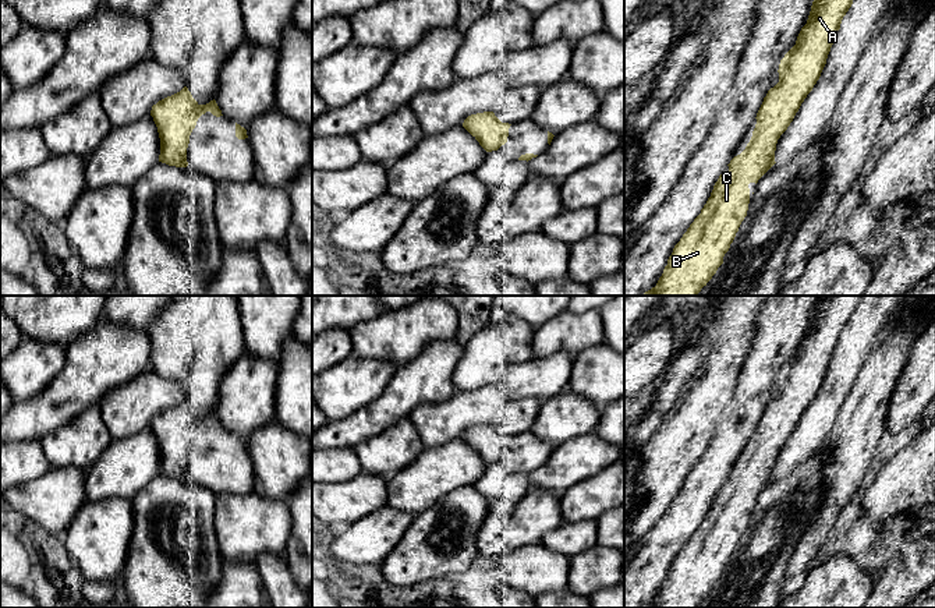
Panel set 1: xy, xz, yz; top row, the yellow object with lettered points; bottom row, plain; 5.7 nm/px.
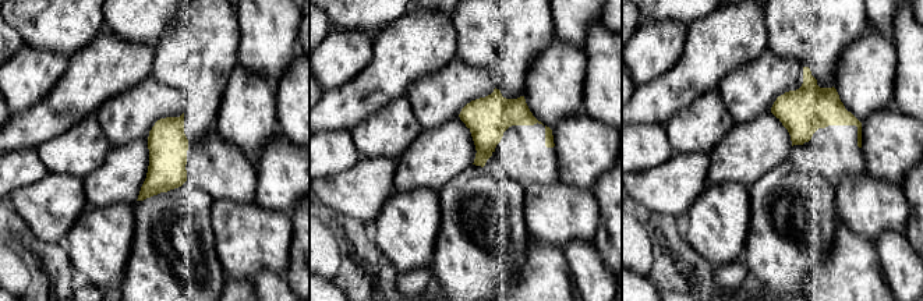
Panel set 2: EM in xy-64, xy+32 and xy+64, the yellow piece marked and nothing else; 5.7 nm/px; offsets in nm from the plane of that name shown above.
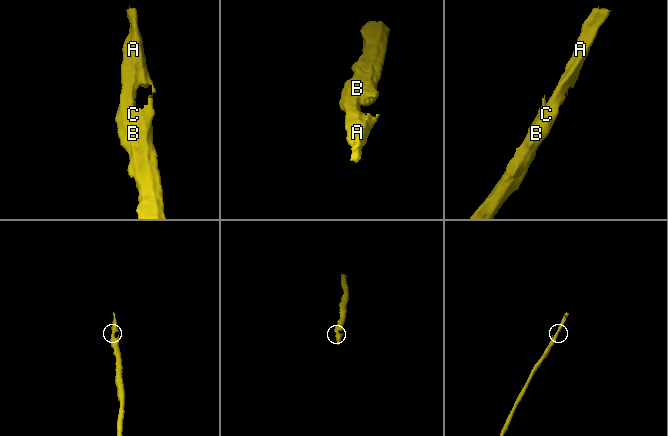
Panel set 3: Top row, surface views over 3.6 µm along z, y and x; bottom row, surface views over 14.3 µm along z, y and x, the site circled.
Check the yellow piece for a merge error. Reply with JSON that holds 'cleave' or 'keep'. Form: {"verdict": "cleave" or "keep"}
{"verdict": "cleave"}

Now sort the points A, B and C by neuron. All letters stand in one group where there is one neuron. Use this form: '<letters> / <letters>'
A / B C

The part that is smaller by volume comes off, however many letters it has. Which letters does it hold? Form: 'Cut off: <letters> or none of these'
Cut off: A

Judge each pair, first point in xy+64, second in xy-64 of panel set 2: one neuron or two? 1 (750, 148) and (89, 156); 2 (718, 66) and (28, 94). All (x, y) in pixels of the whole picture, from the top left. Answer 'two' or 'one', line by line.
1: two
2: two

